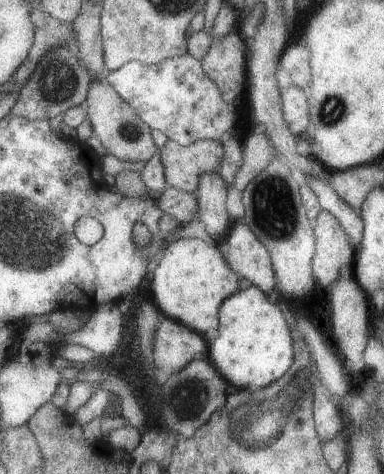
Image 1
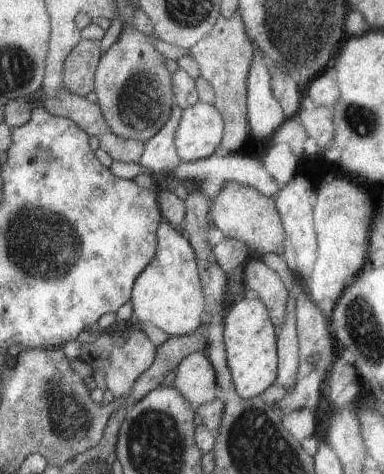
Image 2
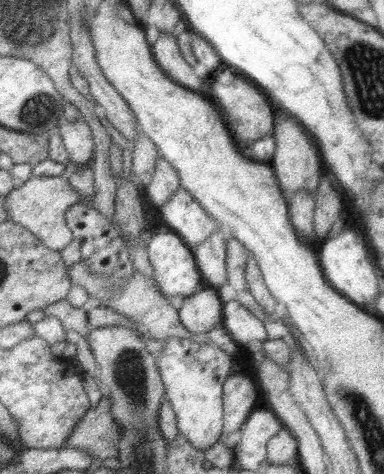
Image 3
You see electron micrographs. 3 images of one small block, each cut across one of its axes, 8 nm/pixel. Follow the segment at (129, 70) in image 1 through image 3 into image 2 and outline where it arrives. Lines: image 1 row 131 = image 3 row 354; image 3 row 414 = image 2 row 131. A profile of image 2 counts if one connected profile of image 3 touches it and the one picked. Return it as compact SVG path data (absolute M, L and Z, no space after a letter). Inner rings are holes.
M197 102L181 112L175 146L181 162L207 160L223 140L223 118L215 106Z

